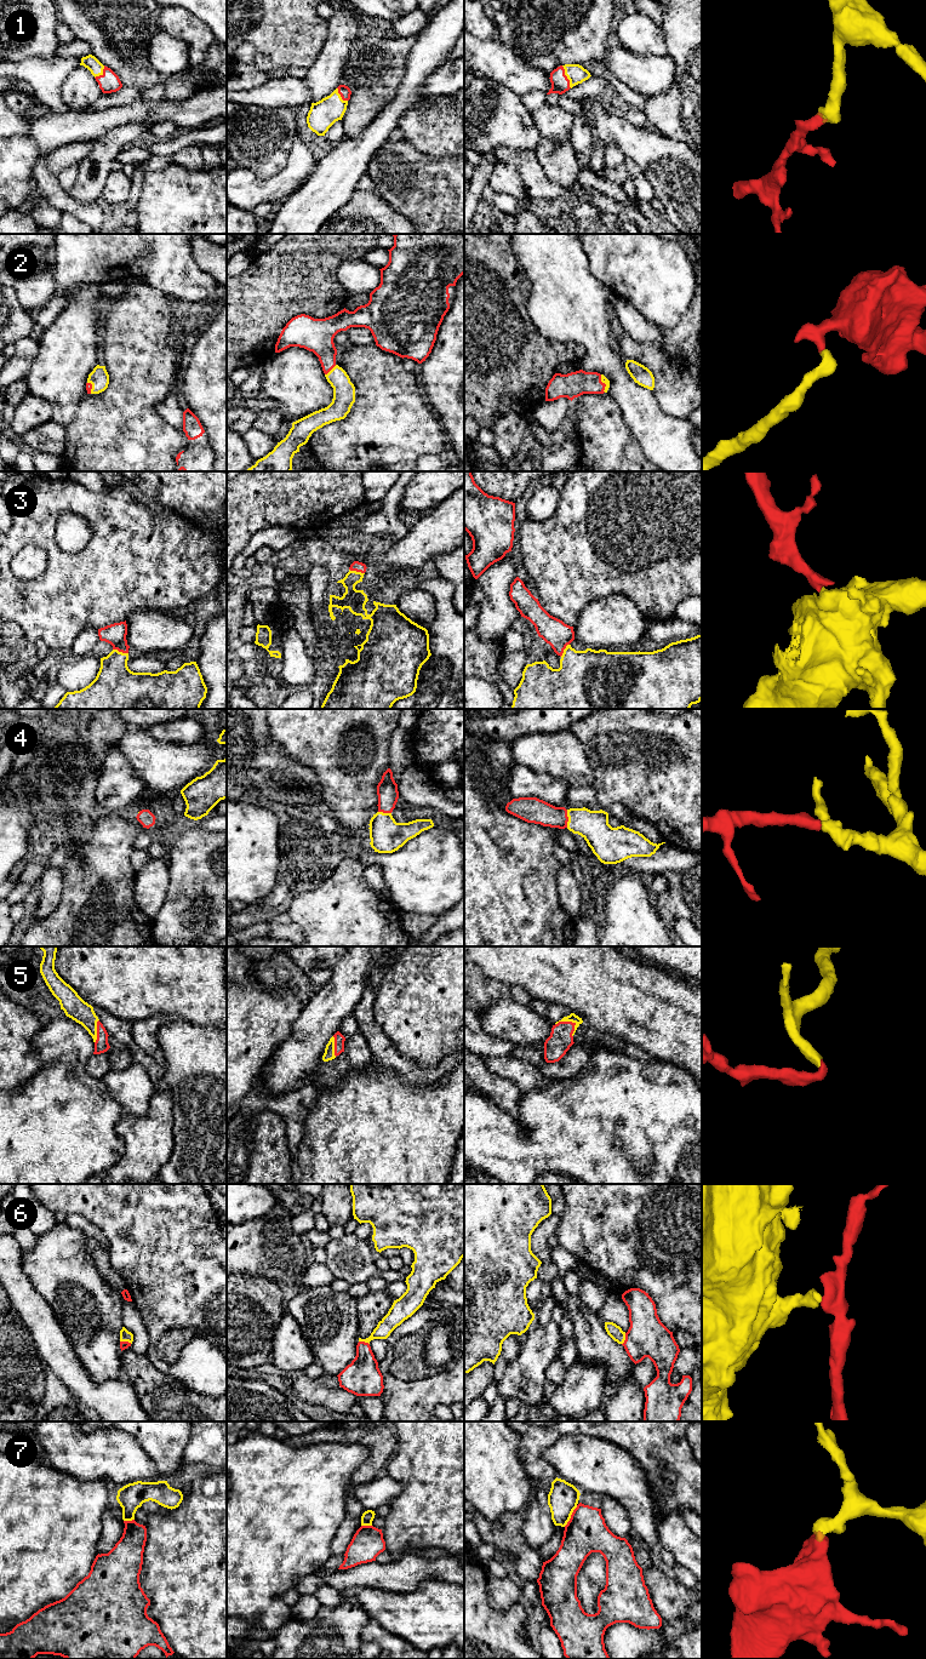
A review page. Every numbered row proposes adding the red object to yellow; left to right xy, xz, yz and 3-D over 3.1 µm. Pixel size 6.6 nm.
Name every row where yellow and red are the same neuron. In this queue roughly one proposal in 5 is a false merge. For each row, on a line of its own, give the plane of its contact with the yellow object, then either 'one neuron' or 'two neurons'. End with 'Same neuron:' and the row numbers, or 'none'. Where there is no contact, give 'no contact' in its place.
1: contact in yz; one neuron
2: contact in xz; one neuron
3: contact in xy; one neuron
4: contact in yz; one neuron
5: contact in yz; one neuron
6: contact in yz; one neuron
7: contact in yz; two neurons
Same neuron: 1, 2, 3, 4, 5, 6

